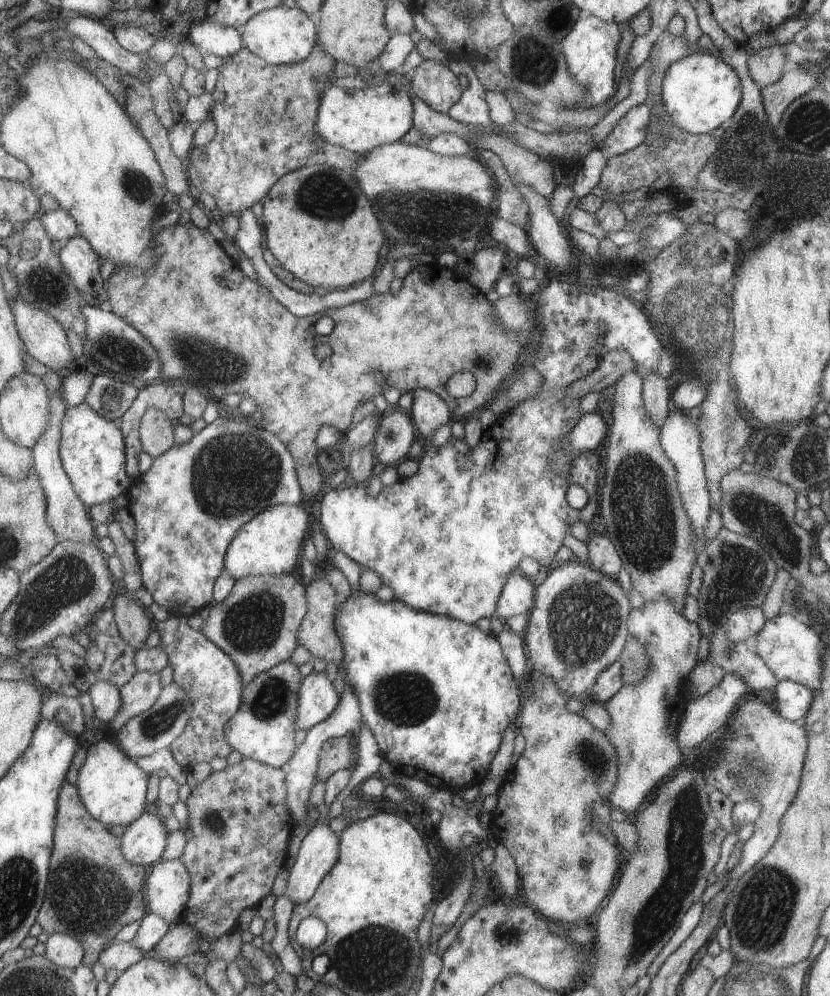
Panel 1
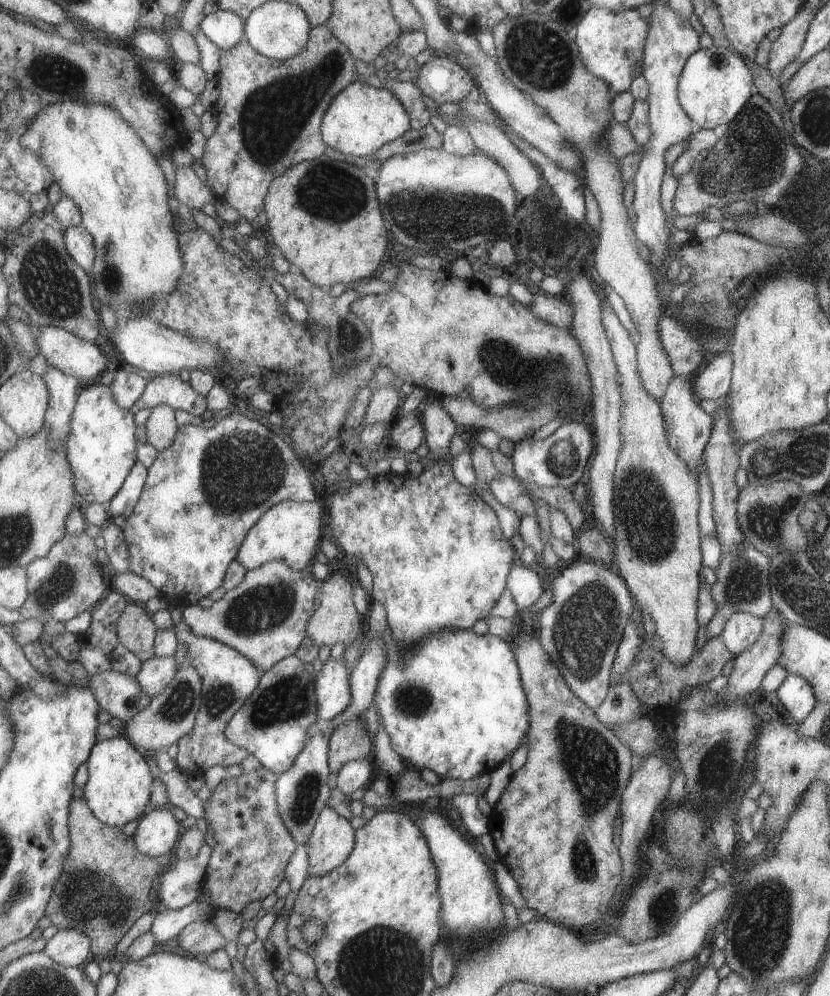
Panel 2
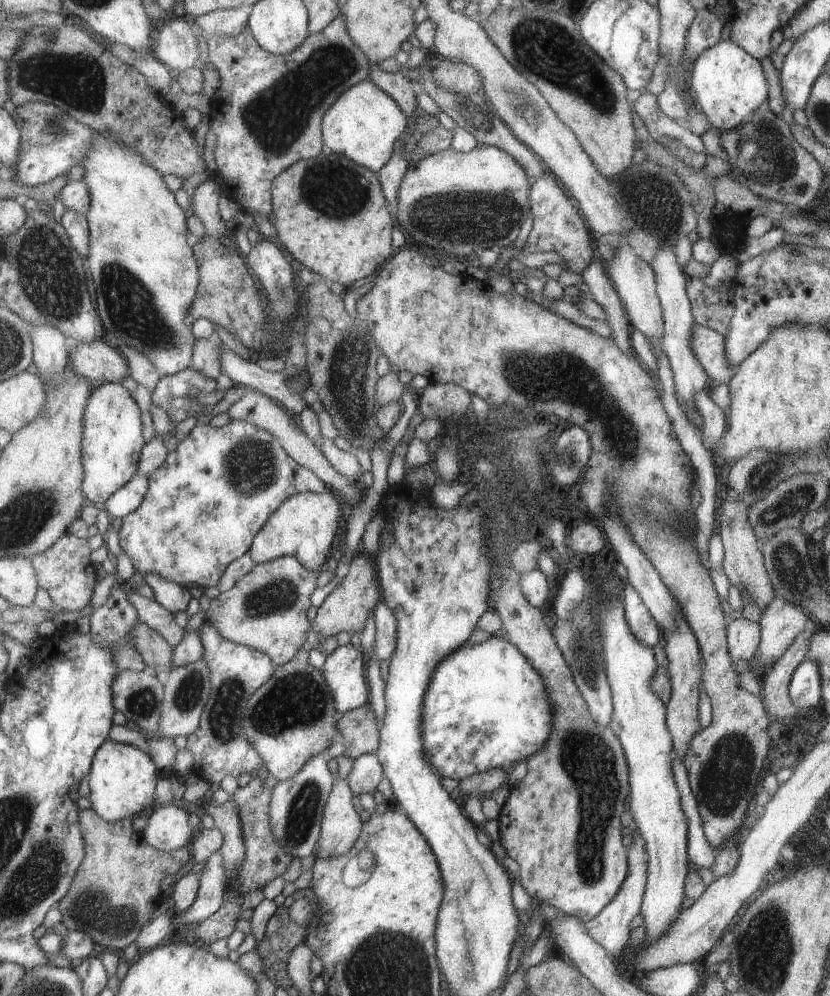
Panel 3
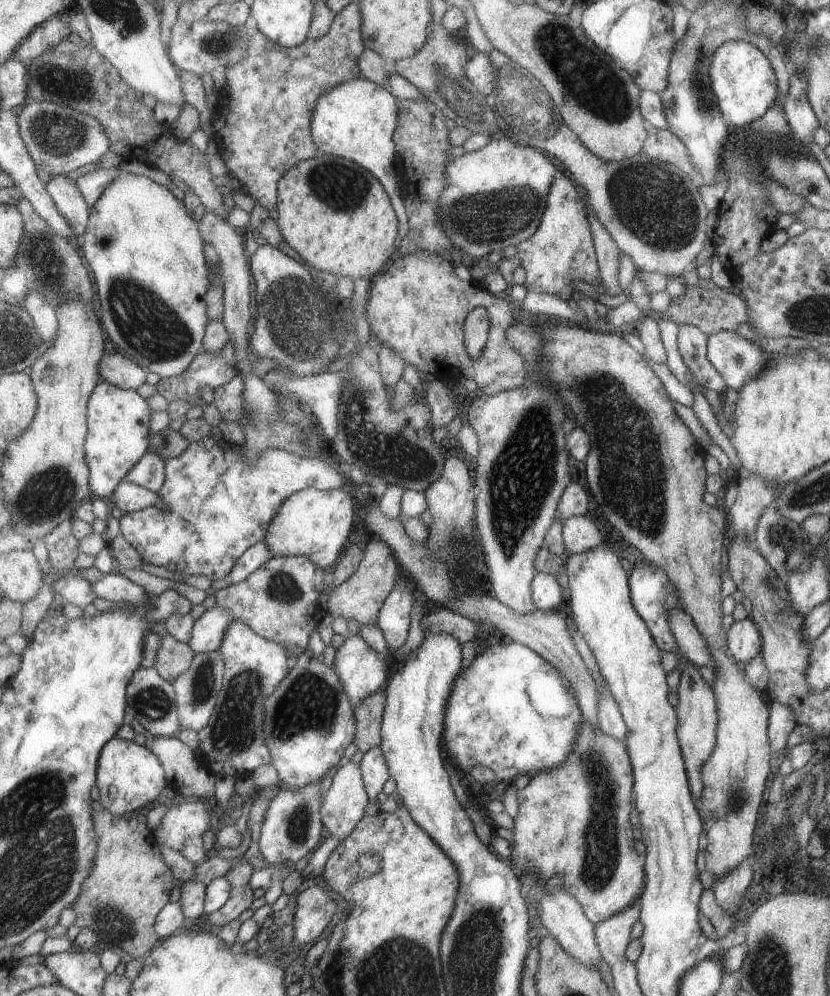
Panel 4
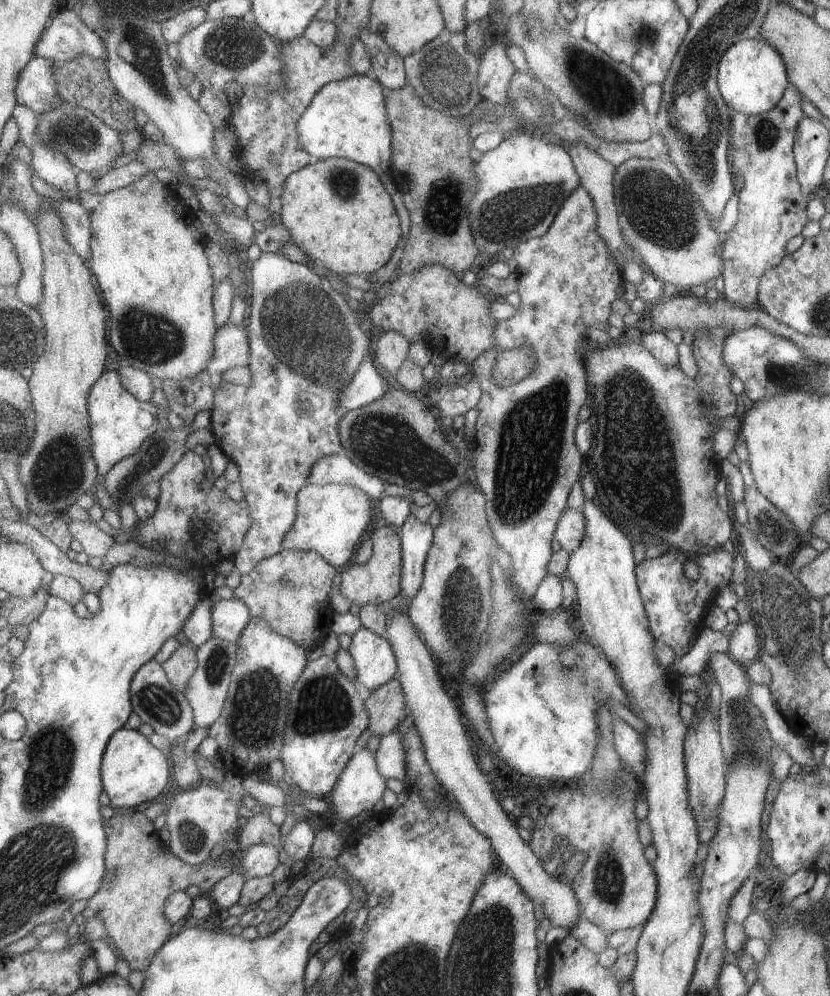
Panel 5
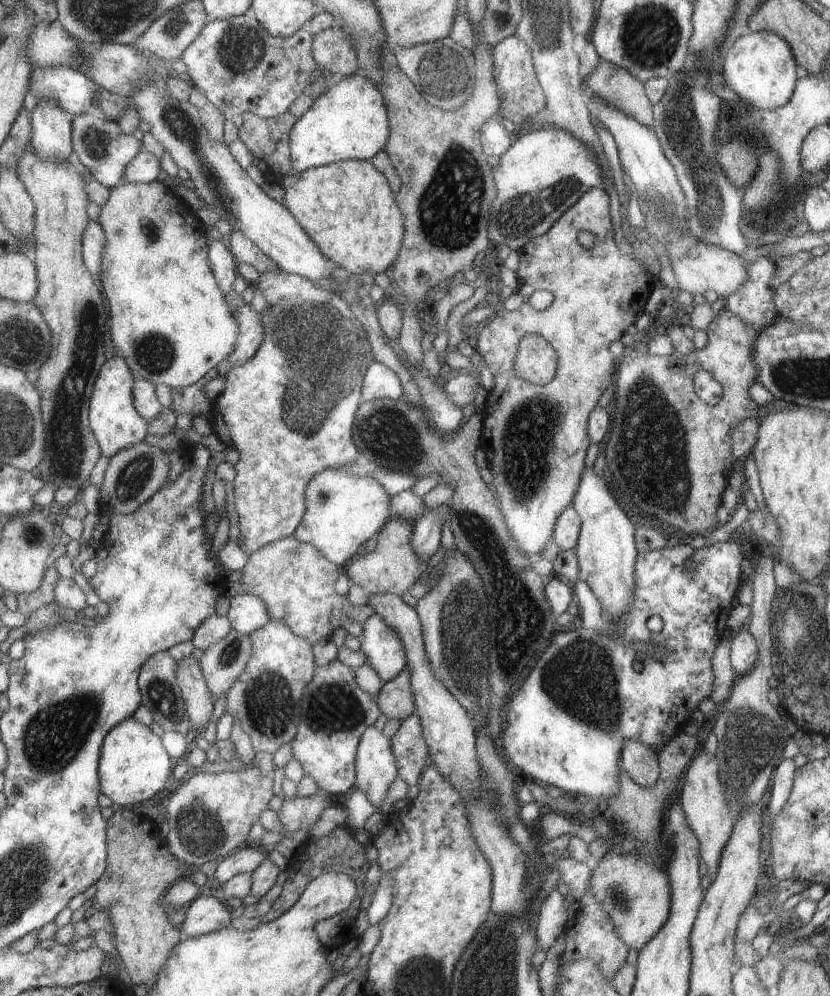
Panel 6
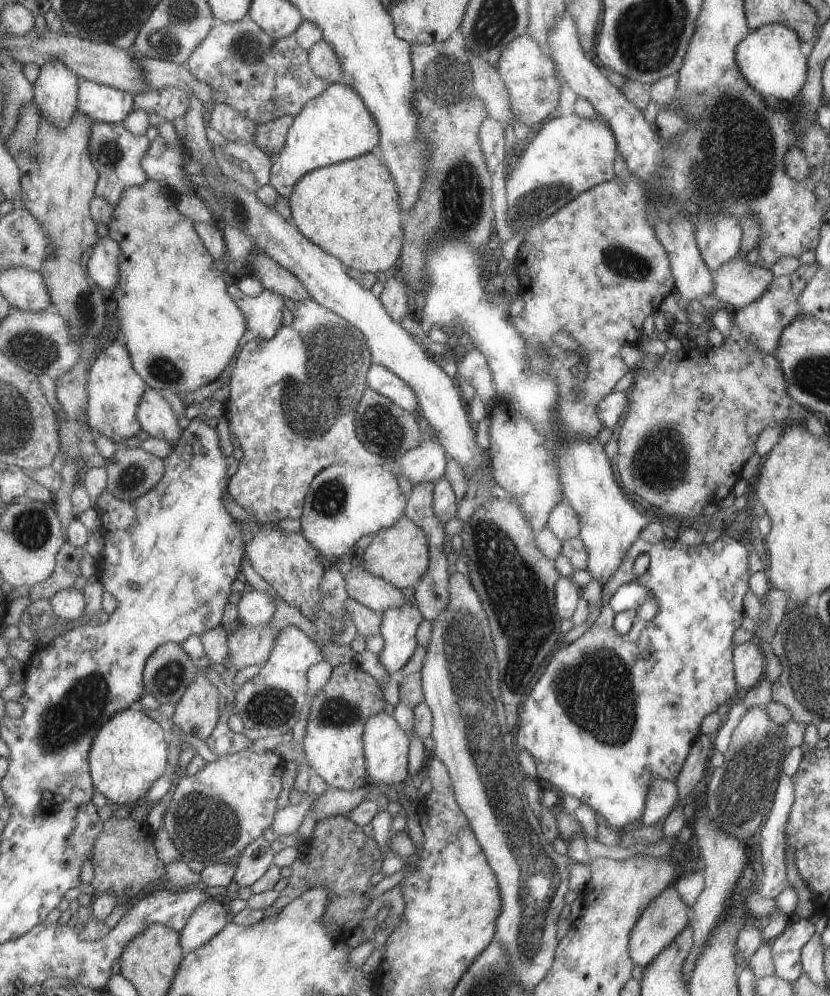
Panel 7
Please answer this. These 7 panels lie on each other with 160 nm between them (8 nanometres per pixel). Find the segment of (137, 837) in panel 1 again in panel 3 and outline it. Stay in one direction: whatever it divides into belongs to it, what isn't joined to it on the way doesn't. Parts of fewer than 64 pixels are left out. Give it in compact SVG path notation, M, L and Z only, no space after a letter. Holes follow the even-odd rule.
M176 803L171 806L155 808L147 817L142 836L145 843L158 852L169 853L181 847L189 848L193 842L194 833L189 828L189 807Z

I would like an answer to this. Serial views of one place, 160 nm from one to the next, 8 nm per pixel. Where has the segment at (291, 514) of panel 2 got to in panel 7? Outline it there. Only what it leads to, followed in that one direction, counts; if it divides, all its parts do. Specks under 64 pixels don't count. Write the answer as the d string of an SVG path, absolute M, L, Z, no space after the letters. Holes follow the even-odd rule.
M332 464L320 470L309 483L299 518L299 533L321 556L325 554L341 558L361 536L374 535L379 529L383 530L399 520L404 515L406 498L400 491L397 478L382 466L367 465L355 468L346 464Z

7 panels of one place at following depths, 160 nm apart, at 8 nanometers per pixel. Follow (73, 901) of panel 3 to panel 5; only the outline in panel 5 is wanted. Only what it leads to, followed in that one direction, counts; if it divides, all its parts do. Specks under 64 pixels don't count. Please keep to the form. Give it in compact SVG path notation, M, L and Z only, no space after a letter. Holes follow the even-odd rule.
M114 810L110 818L102 820L102 825L106 838L105 870L97 892L87 899L80 913L85 921L102 920L106 936L113 940L130 970L145 971L154 952L170 934L171 926L164 917L167 896L175 891L185 891L191 884L203 894L209 892L217 881L236 870L235 851L229 851L231 859L227 861L209 860L191 866L162 847L158 831L141 812Z

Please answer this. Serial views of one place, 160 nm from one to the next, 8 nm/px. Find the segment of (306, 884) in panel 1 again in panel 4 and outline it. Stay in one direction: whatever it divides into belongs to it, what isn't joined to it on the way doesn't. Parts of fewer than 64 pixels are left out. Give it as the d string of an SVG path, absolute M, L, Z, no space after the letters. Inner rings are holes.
M346 760L342 761L341 766L336 770L336 774L333 775L329 789L324 792L320 804L320 819L324 826L324 836L334 836L337 840L342 841L364 815L367 800L368 796L363 786L358 764L352 764Z

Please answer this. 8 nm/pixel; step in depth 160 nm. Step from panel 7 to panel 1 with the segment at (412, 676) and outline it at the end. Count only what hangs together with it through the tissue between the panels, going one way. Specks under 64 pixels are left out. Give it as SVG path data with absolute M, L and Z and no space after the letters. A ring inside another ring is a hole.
M349 735L325 740L317 760L317 781L326 782L337 770L351 769L356 761L355 743Z

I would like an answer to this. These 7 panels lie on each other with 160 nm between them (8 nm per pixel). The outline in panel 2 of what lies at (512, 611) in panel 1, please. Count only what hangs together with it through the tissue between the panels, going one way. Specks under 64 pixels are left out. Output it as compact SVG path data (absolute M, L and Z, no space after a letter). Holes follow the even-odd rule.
M516 563L508 573L505 587L517 606L523 613L541 596L543 589L542 571L526 564Z

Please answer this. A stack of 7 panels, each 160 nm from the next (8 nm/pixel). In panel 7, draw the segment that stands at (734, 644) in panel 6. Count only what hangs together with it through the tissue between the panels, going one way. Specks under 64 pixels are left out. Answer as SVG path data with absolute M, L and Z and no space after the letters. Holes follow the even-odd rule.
M755 640L735 644L732 650L732 667L740 693L755 688L765 678L766 661Z

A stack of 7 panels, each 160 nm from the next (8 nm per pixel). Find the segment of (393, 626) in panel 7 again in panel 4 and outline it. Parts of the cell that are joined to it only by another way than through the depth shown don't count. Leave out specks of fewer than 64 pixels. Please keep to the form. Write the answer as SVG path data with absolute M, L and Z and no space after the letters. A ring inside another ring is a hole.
M348 635L338 649L335 649L332 668L341 683L342 691L348 696L351 706L359 704L366 696L375 693L387 680L389 667L387 655L377 654L367 646L359 635Z

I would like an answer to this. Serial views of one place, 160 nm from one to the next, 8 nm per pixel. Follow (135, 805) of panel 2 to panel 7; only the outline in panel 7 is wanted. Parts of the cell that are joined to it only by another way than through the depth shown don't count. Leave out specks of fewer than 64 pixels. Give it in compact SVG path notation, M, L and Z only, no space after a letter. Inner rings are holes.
M125 709L112 714L96 731L88 754L92 785L115 804L132 807L149 787L167 773L168 742L161 726L143 710Z

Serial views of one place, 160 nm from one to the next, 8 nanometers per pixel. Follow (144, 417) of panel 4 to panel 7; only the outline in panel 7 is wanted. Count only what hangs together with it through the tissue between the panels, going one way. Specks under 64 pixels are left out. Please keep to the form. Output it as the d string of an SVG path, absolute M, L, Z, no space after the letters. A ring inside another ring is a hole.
M118 339L107 343L99 350L95 360L89 367L86 386L86 417L87 424L97 436L105 436L117 445L141 430L136 417L136 406L146 384L133 370L127 349Z

